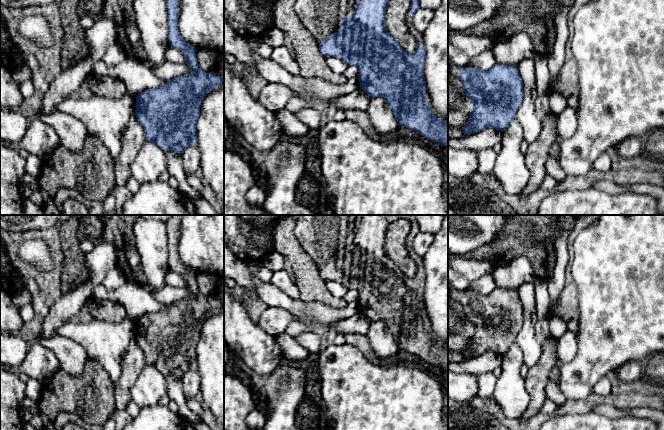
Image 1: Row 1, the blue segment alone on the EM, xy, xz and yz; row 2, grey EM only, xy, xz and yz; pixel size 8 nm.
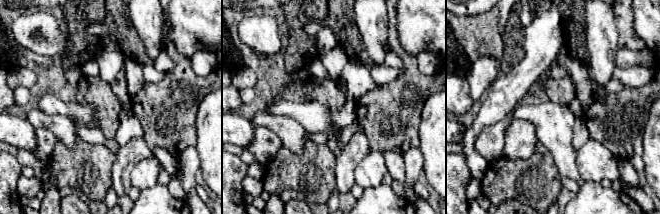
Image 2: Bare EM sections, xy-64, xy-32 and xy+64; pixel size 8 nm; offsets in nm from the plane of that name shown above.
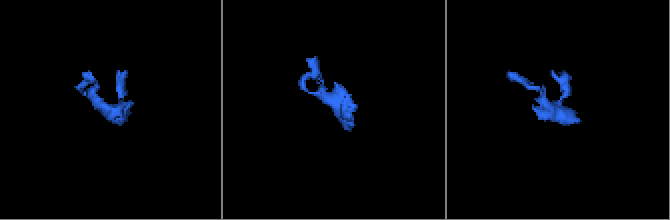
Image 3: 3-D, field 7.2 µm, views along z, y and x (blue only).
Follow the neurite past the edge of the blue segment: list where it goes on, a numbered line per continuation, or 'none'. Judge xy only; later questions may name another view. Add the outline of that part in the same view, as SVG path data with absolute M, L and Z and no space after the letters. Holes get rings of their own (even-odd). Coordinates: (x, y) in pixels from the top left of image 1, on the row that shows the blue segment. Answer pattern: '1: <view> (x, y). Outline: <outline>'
none

